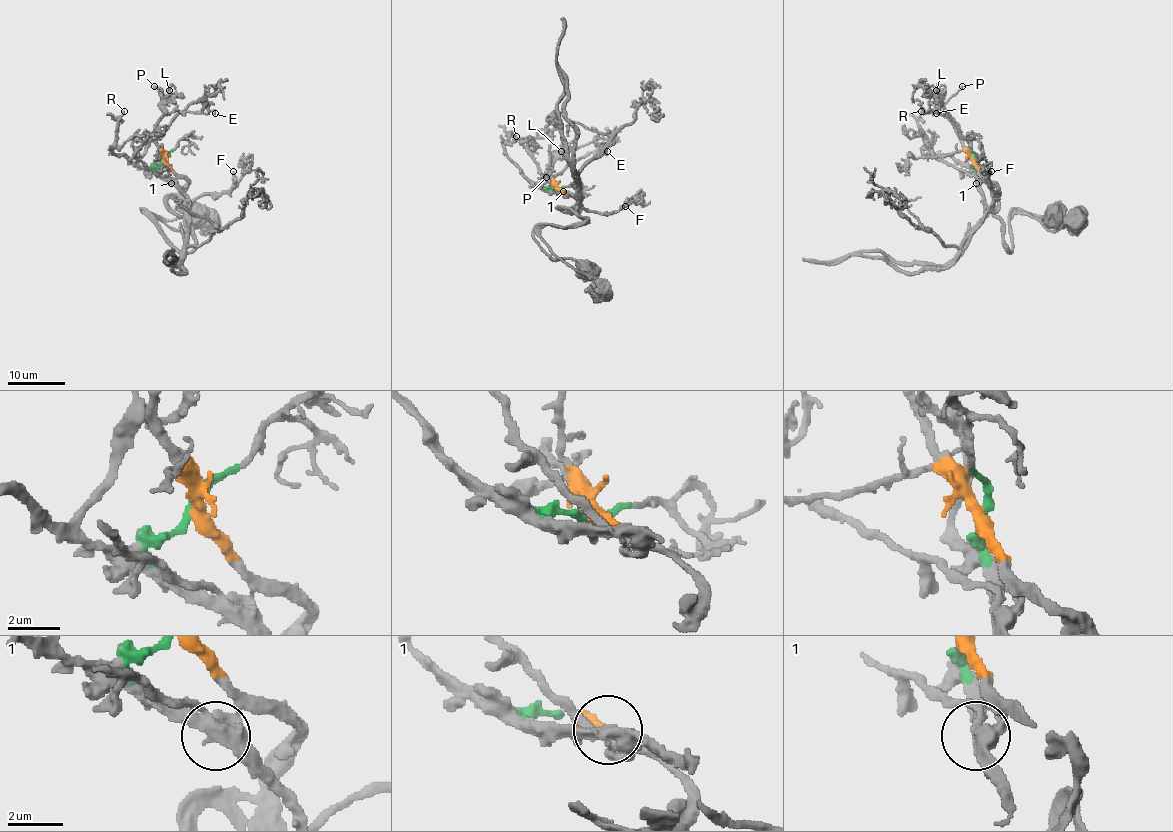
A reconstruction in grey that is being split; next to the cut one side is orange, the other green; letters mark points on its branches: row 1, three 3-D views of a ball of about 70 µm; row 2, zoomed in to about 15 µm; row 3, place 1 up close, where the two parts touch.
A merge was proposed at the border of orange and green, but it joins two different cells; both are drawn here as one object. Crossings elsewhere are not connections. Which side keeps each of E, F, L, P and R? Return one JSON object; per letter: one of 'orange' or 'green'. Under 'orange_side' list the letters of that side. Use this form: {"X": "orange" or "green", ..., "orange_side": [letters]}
{"E": "orange", "F": "green", "L": "orange", "P": "orange", "R": "green", "orange_side": ["E", "L", "P"]}

